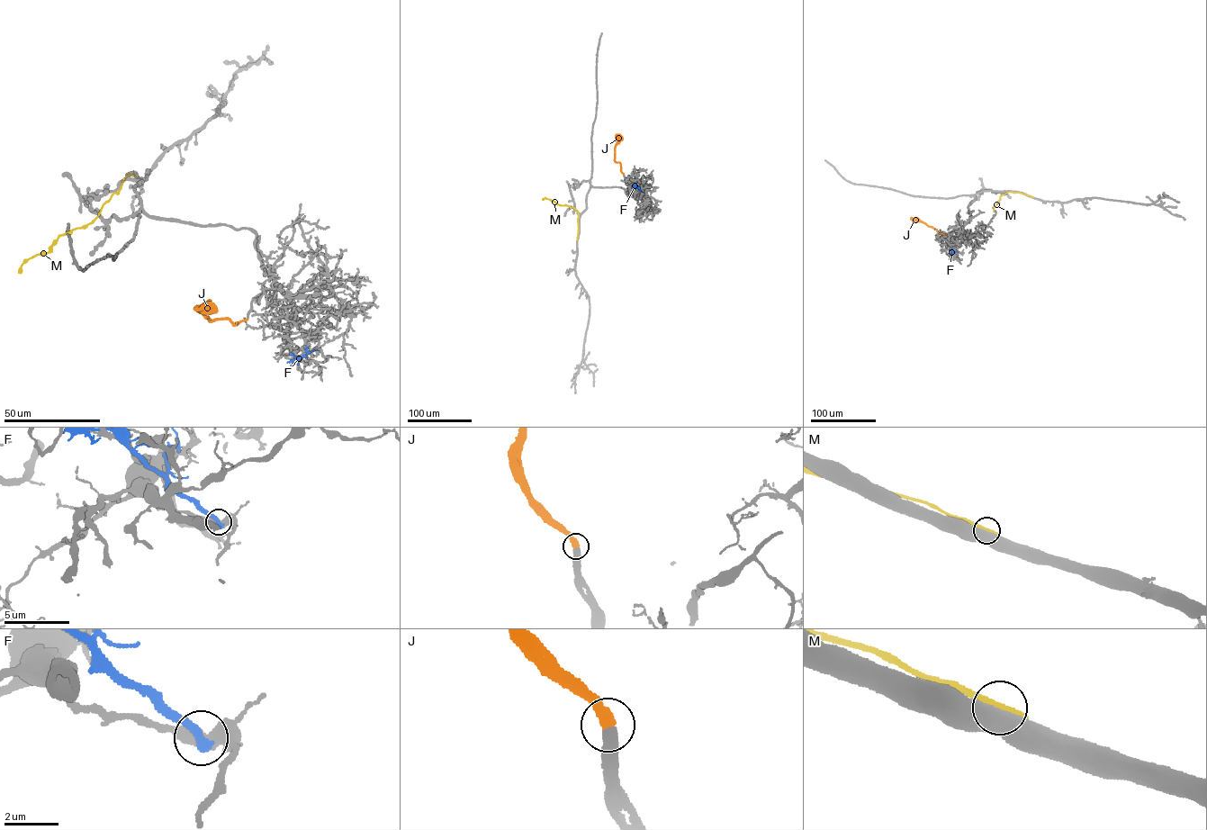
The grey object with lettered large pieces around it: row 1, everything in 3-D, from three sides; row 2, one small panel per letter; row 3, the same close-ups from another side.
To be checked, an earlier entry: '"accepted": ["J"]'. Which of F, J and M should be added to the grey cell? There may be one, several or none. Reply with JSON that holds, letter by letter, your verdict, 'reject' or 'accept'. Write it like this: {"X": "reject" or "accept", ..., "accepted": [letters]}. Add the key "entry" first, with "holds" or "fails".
{"entry": "holds", "F": "reject", "J": "accept", "M": "reject", "accepted": ["J"]}

